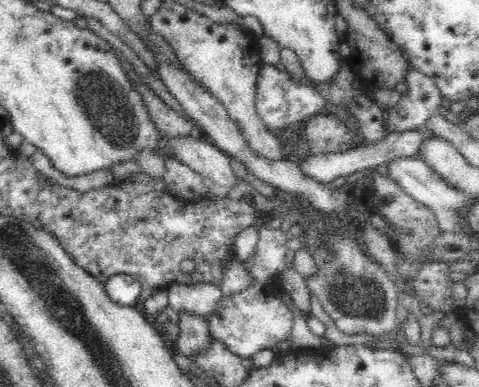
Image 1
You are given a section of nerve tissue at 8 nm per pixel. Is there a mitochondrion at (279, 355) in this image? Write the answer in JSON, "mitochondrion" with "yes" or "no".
{"mitochondrion":"no"}

